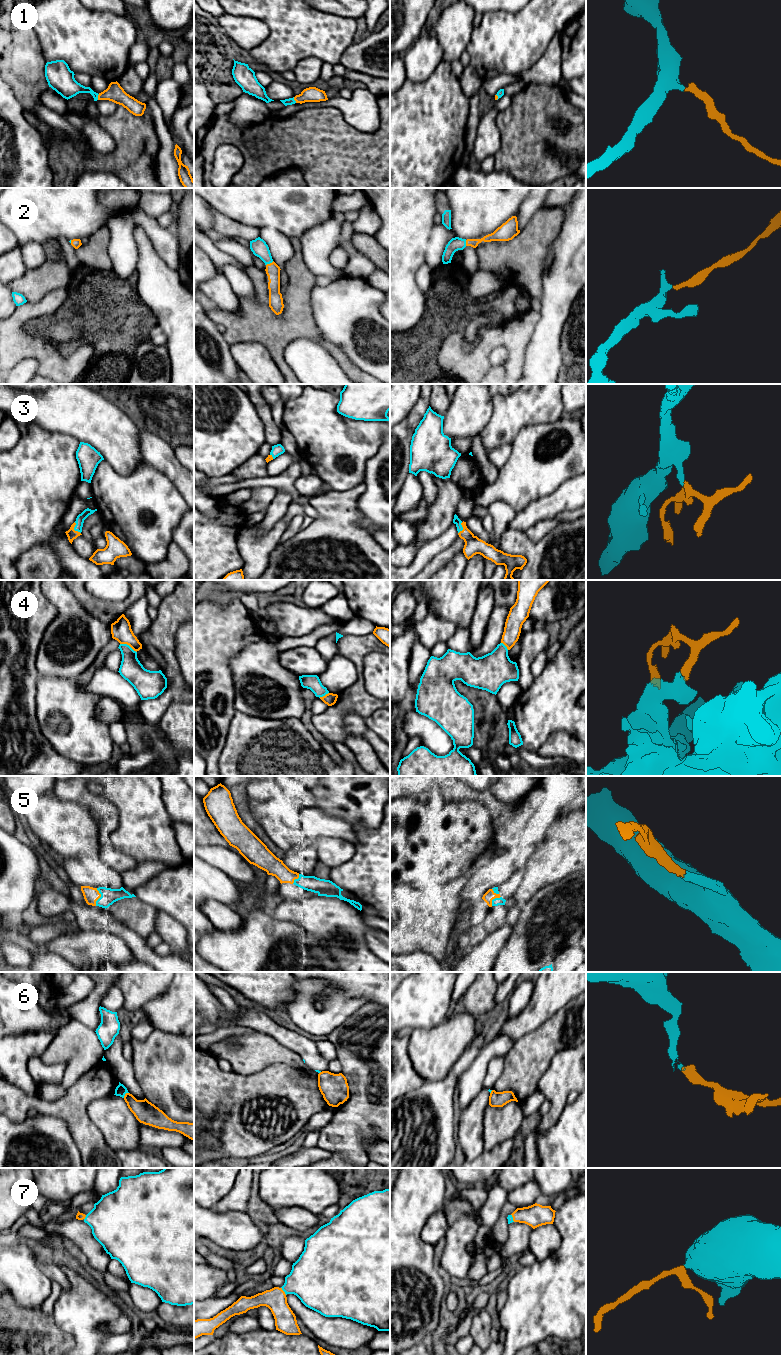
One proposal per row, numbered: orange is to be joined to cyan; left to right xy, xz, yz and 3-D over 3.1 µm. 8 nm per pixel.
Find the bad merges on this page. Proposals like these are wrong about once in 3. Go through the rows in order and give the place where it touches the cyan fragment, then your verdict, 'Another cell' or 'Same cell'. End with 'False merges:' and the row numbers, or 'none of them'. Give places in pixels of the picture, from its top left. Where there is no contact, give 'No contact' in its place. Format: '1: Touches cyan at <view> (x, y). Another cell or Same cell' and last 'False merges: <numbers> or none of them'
1: Touches cyan at xy (97, 97). Same cell
2: Touches cyan at xz (269, 263). Same cell
3: Touches cyan at xy (74, 529). Same cell
4: Touches cyan at xy (128, 645). Another cell
5: Touches cyan at xy (100, 897). Same cell
6: Touches cyan at xy (125, 1093). Another cell
7: Touches cyan at xz (283, 1290). Same cell
False merges: 4, 6

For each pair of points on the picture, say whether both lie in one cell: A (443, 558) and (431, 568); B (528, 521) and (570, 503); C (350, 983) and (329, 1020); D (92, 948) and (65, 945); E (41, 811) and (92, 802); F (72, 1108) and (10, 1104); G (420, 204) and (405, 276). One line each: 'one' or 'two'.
A: one
B: one
C: two
D: one
E: two
F: one
G: one

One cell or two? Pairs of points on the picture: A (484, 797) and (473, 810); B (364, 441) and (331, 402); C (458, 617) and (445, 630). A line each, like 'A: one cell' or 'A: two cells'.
A: two cells
B: one cell
C: two cells

